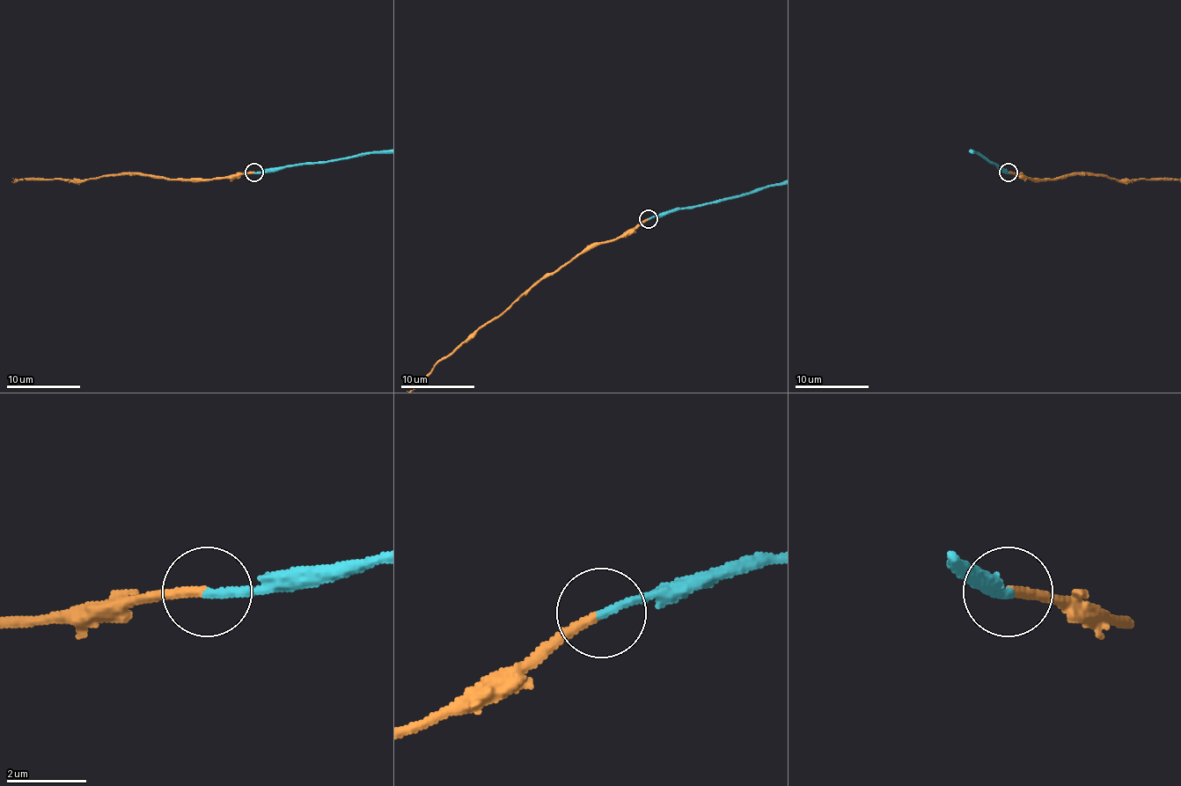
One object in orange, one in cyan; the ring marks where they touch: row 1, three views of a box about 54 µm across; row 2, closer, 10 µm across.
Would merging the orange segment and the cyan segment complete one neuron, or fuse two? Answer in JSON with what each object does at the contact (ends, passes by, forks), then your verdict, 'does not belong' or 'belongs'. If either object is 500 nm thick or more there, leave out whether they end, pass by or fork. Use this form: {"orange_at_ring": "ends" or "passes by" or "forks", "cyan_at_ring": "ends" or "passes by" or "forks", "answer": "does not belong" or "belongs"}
{"orange_at_ring": "ends", "cyan_at_ring": "ends", "answer": "belongs"}

